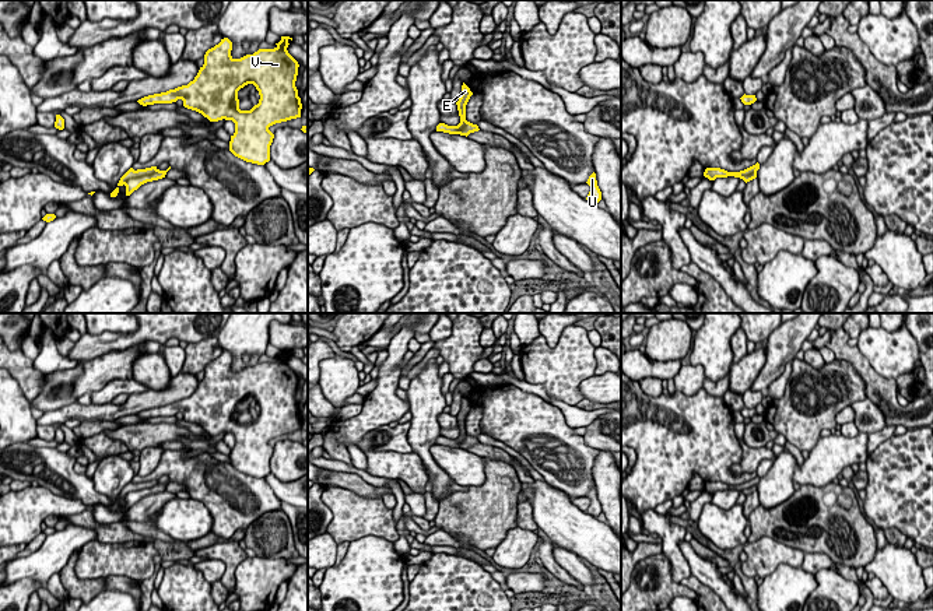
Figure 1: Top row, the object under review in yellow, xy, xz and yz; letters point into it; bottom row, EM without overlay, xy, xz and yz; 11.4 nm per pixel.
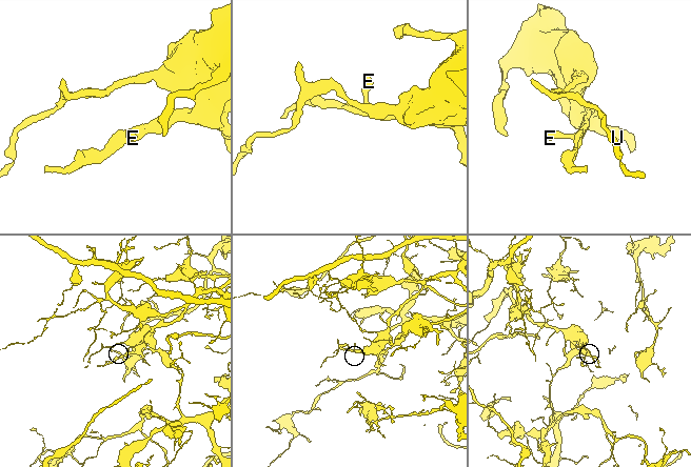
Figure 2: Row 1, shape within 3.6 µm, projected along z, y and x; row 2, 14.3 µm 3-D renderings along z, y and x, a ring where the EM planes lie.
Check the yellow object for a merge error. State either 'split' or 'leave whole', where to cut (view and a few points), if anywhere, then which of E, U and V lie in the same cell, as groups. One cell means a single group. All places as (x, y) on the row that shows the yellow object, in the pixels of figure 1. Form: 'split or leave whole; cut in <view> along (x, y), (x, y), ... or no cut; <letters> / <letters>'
split; cut in xy along (157, 169), (140, 176), (132, 176), (125, 185); E / U V

